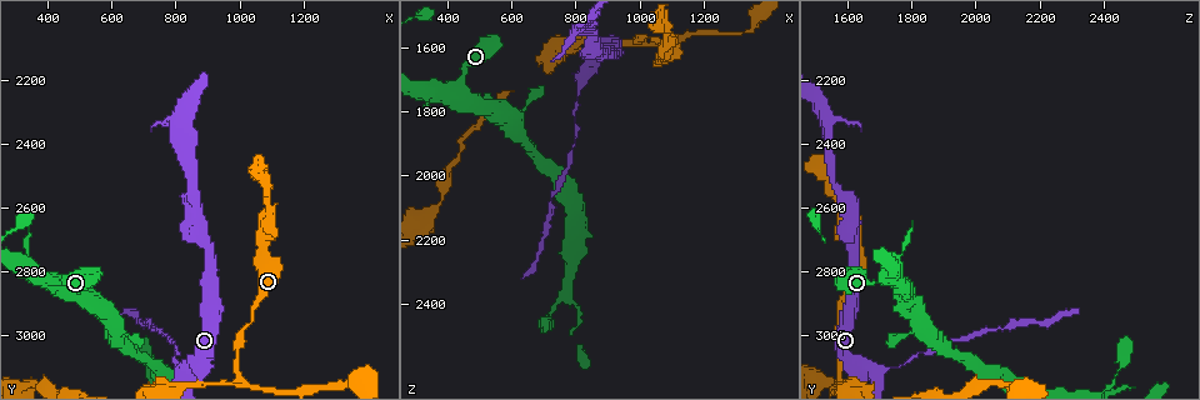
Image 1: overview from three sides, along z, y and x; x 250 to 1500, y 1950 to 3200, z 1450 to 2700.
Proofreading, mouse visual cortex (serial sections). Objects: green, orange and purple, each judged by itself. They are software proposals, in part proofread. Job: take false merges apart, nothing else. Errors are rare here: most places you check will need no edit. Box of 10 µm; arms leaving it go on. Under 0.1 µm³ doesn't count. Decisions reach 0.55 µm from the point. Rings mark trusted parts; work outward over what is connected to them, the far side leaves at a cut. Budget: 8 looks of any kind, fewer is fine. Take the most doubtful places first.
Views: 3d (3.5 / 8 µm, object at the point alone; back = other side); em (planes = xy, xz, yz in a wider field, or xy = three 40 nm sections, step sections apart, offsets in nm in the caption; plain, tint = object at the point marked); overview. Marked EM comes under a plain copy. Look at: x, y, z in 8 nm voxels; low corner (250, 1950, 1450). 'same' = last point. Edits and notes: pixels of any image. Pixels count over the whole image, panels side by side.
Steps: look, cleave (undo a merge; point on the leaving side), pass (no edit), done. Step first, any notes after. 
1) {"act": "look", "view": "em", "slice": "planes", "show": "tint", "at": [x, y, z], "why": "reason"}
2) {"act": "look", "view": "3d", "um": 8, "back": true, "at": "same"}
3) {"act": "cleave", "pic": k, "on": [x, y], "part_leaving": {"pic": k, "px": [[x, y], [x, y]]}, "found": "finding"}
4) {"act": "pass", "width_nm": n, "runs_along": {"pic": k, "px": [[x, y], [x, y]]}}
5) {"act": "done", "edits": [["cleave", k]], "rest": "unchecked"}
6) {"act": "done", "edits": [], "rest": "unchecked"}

{"act": "look", "view": "3d", "um": 3.5, "at": [990, 3070, 1580], "why": "three arms meet"}

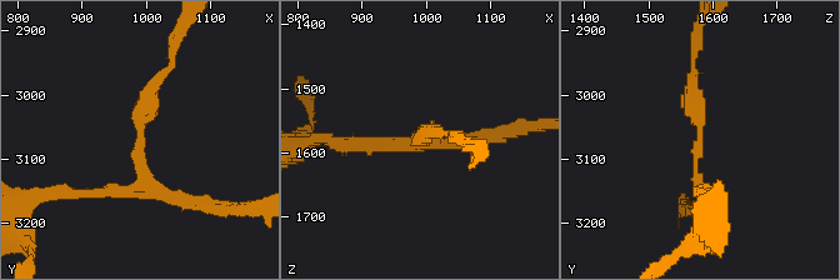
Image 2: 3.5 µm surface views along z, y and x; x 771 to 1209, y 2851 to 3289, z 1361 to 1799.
{"act": "look", "view": "em", "slice": "xy", "step": 3, "show": "tint", "at": [995, 3070, 1575], "arms": 3, "arm_widths_nm": [150, 150, 200], "why": "need the tissue"}

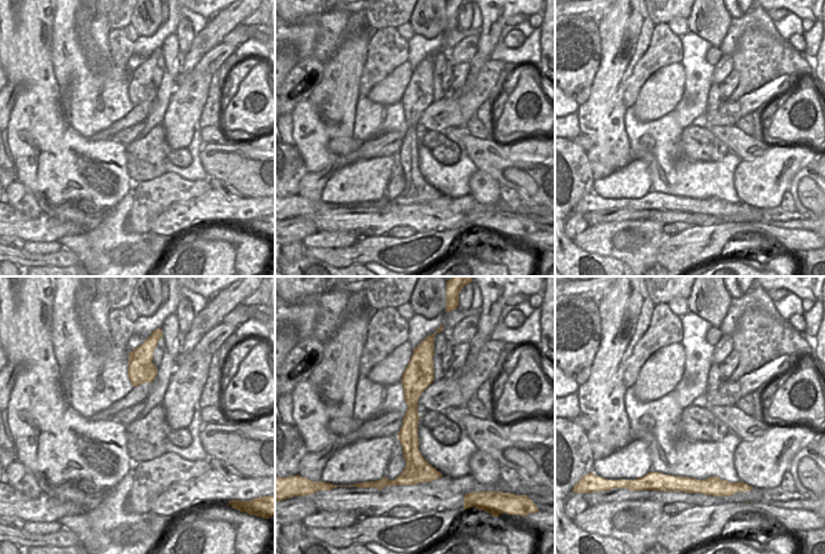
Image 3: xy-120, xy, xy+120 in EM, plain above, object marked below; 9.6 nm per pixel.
{"act": "pass", "runs_along": {"pic": 2, "px": [[171, 63], [144, 104], [136, 170], [183, 200]]}, "found": "all the same cell"}

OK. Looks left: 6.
{"act": "look", "view": "3d", "um": 8, "at": [800, 3070, 1780], "why": "sudden change in width"}

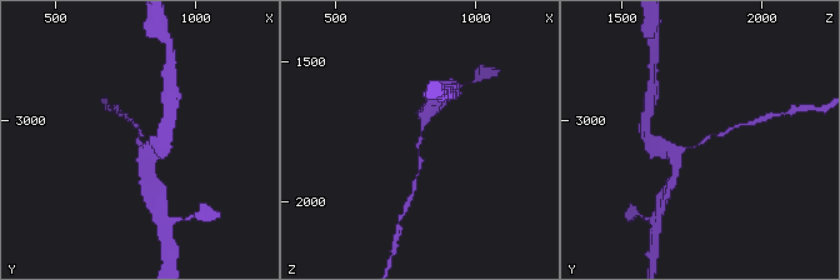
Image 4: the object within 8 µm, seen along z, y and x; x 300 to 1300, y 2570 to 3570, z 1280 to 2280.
{"act": "look", "view": "em", "slice": "xy", "step": 5, "show": "tint", "at": "same", "arm_widths_nm": [100, 300]}

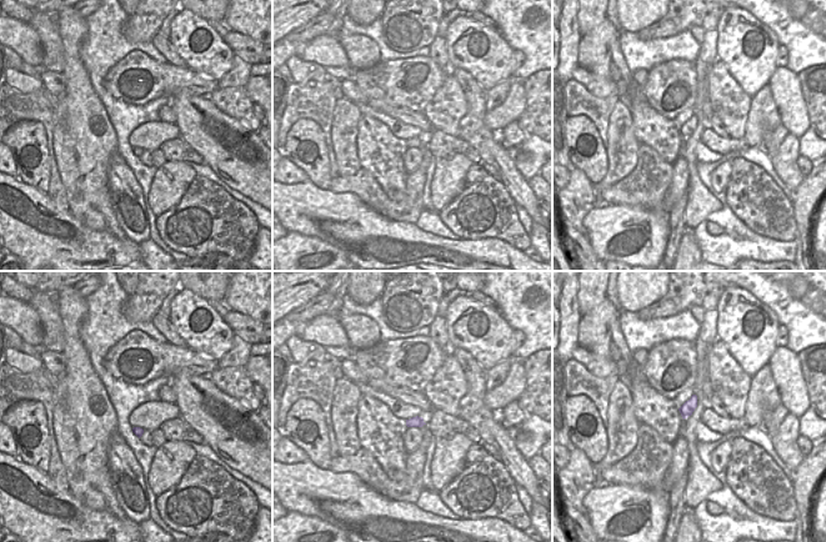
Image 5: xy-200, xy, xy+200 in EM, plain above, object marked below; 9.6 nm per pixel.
{"act": "pass", "runs_along": {"pic": 4, "px": [[428, 108], [419, 141], [419, 171]]}, "found": "one cell here"}

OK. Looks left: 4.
{"act": "look", "view": "3d", "um": 8, "at": [390, 2820, 1730], "why": "thick turns thin"}

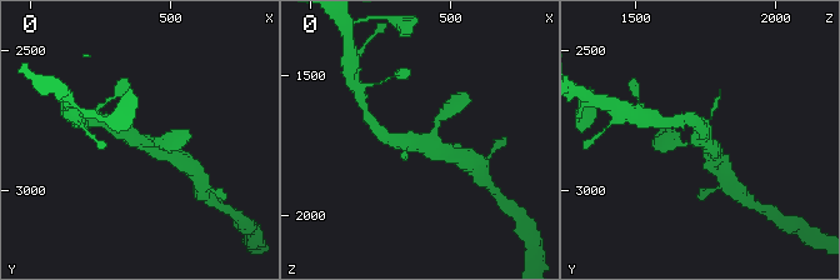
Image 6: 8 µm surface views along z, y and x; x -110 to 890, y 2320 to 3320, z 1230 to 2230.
{"act": "look", "view": "em", "slice": "planes", "show": "tint", "at": "same", "arms": 3, "arm_widths_nm": [200, 400, 450]}

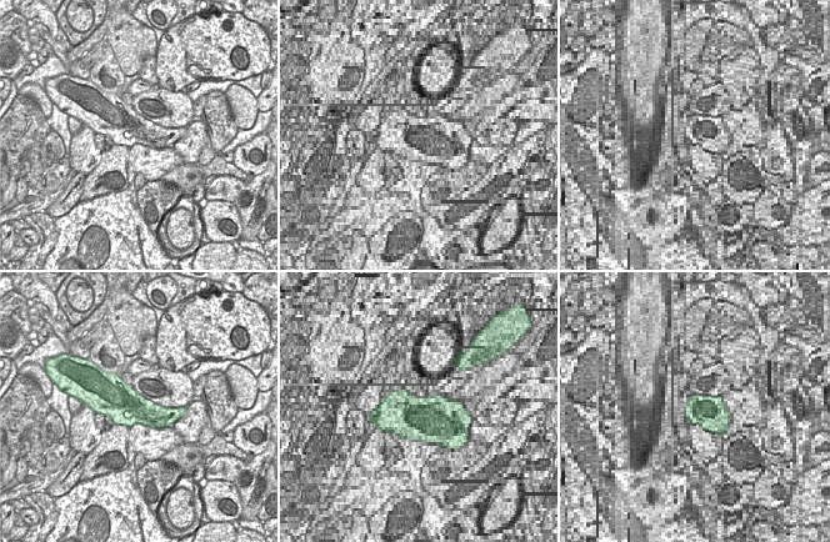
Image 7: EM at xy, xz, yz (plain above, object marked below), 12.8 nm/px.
{"act": "pass", "found": "all the same cell"}

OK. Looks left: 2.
{"act": "done", "edits": [], "rest": "unchecked"}

